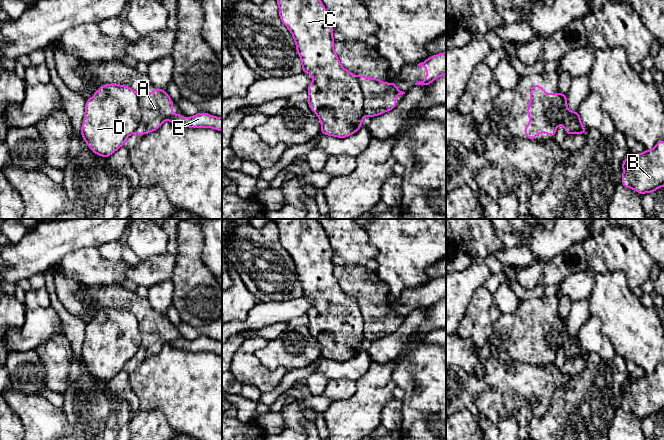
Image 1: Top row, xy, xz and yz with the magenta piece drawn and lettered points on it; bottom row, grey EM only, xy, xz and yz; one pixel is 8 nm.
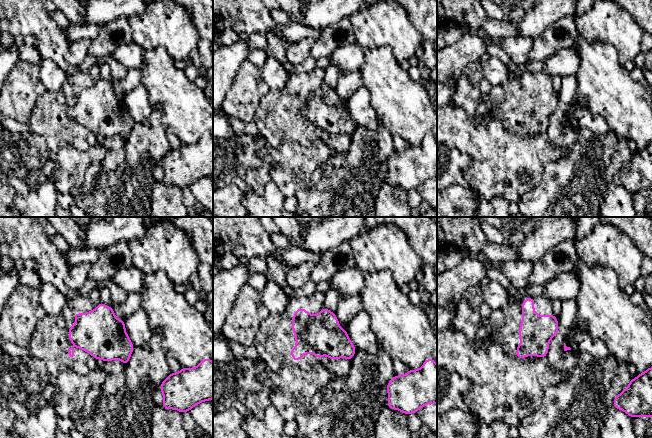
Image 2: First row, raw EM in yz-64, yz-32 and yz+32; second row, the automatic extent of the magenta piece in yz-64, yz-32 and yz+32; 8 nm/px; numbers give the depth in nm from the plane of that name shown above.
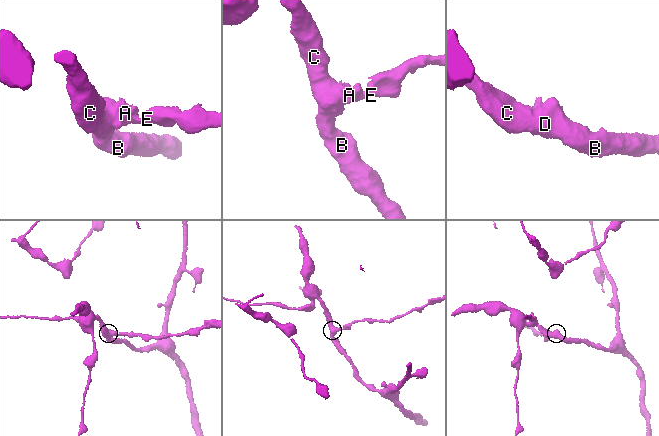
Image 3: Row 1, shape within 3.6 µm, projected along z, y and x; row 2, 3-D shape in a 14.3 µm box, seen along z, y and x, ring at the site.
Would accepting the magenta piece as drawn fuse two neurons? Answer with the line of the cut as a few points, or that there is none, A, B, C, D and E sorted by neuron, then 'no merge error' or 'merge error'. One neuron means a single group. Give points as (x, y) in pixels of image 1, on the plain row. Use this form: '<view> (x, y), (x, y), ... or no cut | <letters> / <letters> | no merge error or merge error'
yz (562, 318), (563, 329), (545, 338), (555, 351) | A E / B C D | merge error

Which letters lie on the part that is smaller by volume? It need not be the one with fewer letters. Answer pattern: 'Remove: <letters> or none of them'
Remove: A, E

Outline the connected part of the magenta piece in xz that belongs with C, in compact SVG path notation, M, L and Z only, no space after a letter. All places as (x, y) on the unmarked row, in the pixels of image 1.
M276 219L275 222L279 230L280 243L289 253L296 267L296 275L302 287L301 294L314 301L307 312L309 317L307 327L320 344L321 358L338 362L354 358L362 351L362 344L365 340L364 319L357 301L341 289L338 279L334 275L334 253L322 225L317 219Z

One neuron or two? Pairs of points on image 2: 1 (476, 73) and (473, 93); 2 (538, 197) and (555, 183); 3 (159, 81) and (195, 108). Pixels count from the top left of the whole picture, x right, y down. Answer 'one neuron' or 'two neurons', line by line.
1: one neuron
2: one neuron
3: one neuron

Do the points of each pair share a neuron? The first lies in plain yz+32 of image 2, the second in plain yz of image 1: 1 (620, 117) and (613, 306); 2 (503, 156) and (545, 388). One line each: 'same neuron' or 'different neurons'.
1: same neuron
2: same neuron

